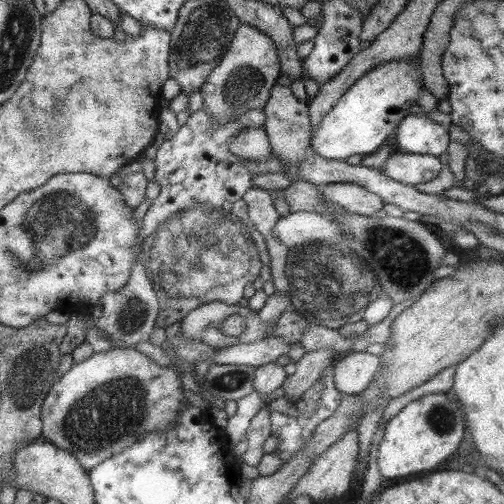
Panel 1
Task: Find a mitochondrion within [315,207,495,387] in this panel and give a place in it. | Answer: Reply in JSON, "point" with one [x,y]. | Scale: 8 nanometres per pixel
{"point":[395,249]}

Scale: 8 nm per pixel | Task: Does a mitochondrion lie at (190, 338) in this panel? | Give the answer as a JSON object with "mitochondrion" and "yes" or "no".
{"mitochondrion":"no"}

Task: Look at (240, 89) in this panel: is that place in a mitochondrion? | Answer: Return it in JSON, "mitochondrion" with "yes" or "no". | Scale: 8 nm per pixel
{"mitochondrion":"yes"}

